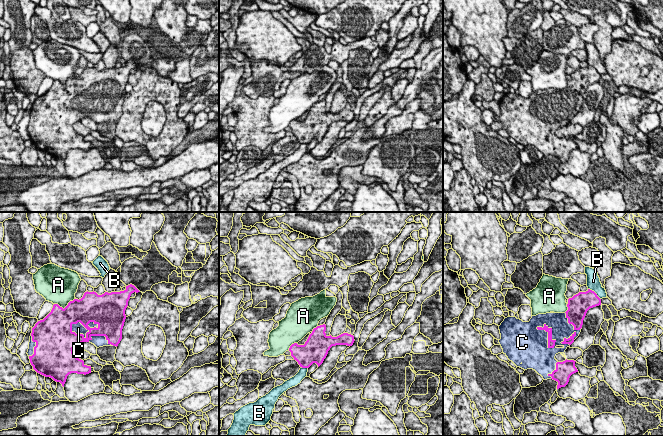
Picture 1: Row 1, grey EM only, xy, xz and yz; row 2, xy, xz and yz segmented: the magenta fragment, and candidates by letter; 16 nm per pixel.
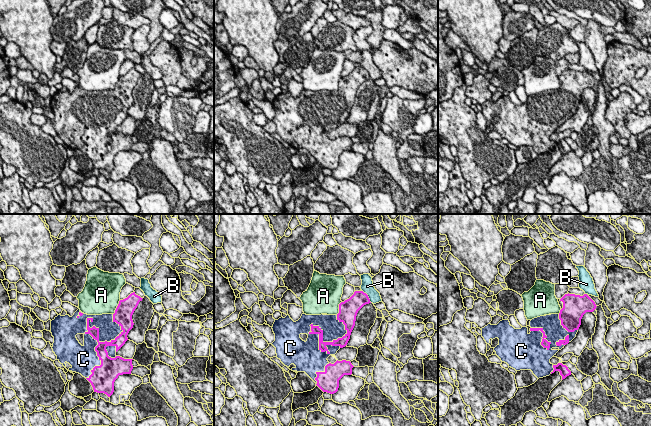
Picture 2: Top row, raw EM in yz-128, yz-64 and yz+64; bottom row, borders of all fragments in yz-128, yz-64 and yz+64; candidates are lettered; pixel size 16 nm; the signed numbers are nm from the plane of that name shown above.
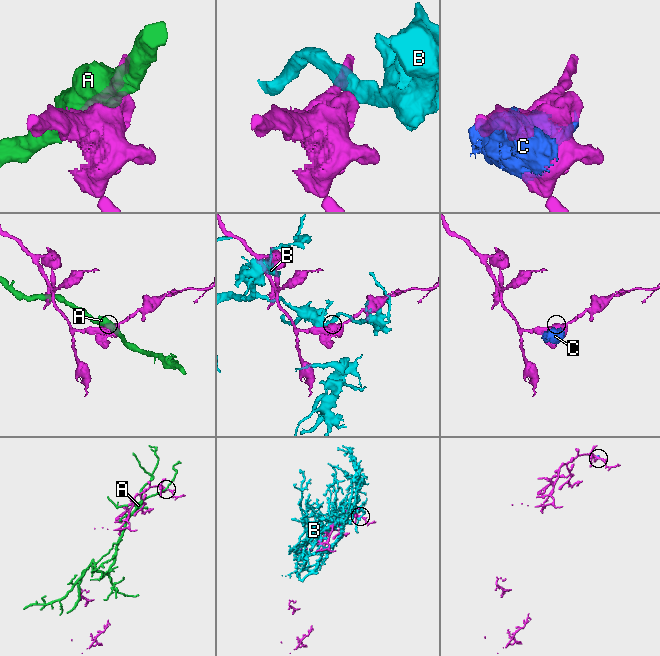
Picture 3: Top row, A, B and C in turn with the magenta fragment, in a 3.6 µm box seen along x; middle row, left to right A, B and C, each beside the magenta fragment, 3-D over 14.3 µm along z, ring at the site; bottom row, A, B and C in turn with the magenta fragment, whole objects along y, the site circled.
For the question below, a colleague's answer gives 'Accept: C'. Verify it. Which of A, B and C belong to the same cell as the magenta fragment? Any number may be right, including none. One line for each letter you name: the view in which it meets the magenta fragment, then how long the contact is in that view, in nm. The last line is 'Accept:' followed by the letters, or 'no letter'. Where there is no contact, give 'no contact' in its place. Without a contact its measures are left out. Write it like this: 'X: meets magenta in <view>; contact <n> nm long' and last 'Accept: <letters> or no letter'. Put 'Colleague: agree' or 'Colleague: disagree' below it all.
C: meets magenta in yz; contact 460 nm long
Accept: C
Colleague: agree

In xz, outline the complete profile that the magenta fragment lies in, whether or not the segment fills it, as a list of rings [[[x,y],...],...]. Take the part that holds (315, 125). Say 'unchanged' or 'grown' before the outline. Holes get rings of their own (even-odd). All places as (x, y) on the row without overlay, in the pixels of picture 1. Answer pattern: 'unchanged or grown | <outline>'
unchanged | [[[320,101],[313,105],[304,121],[294,119],[290,122],[291,132],[298,138],[300,143],[309,144],[313,139],[318,143],[323,139],[328,127],[332,122],[347,121],[352,122],[354,112],[343,109],[337,113],[327,112],[326,101]]]

